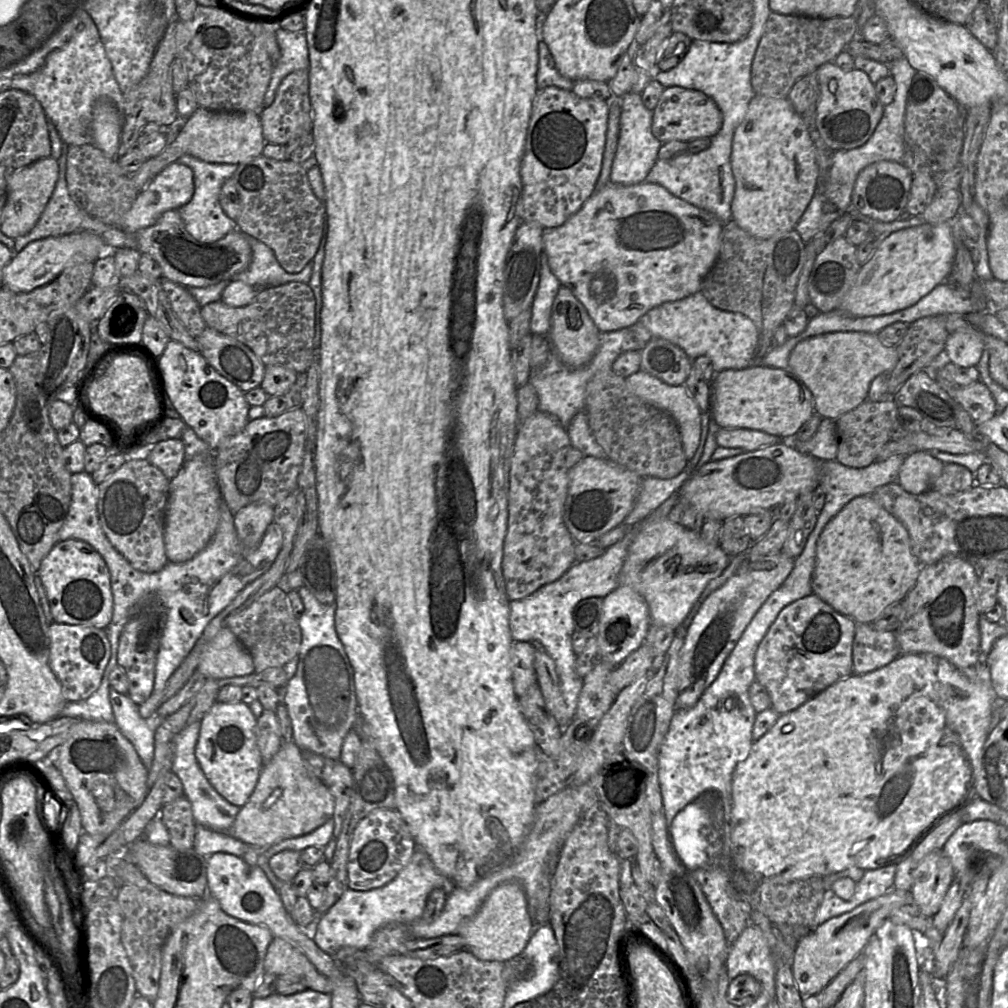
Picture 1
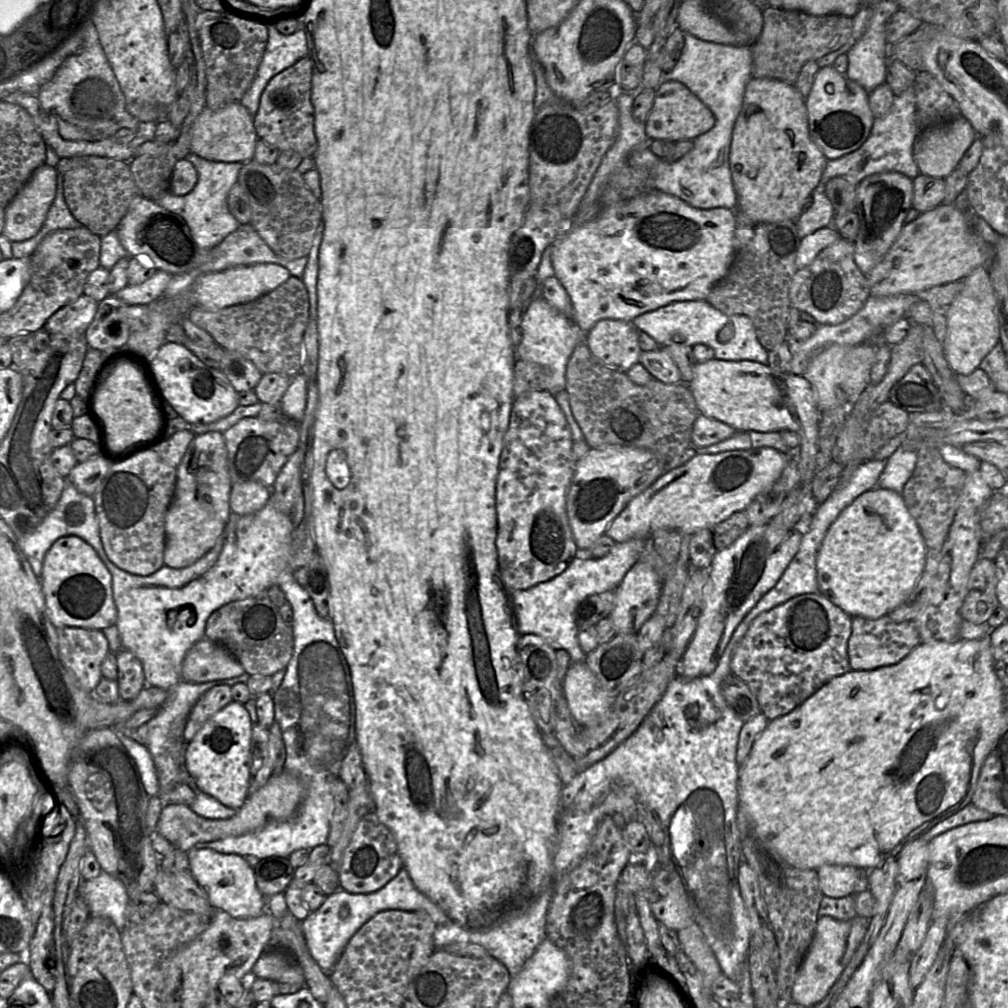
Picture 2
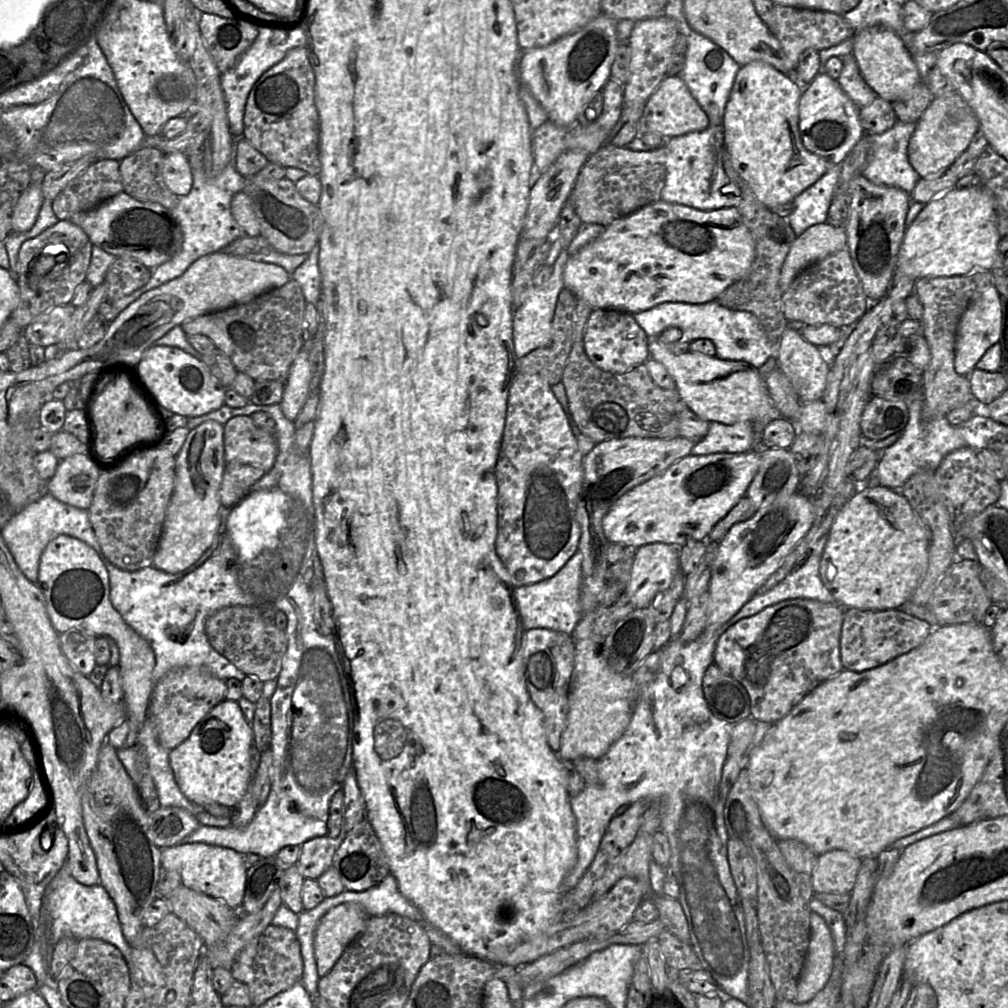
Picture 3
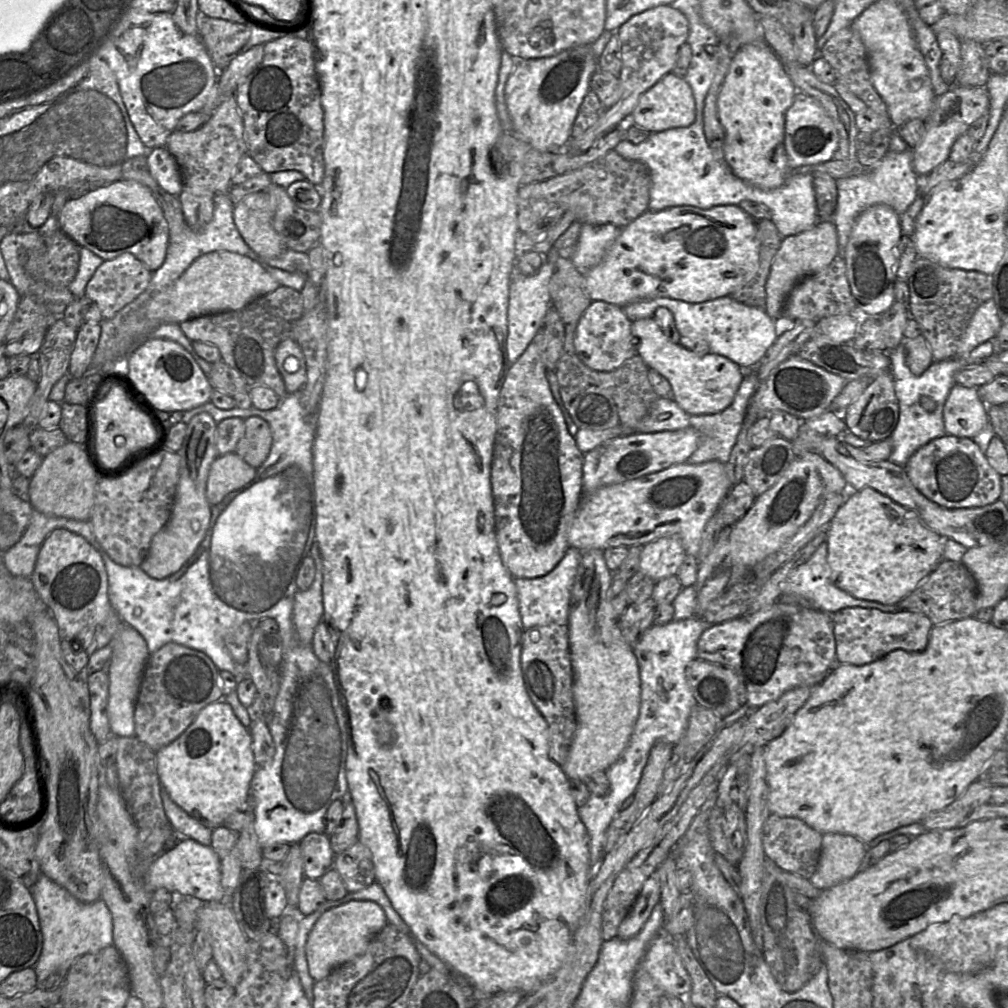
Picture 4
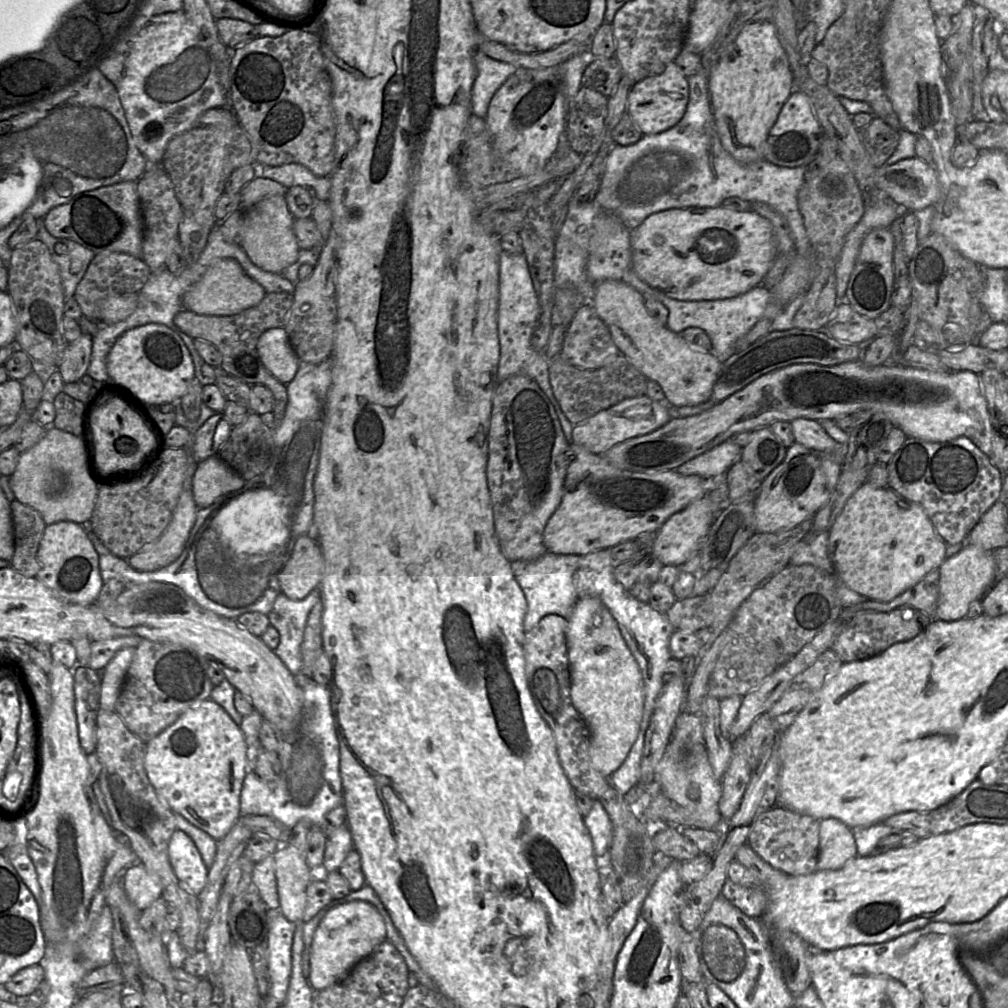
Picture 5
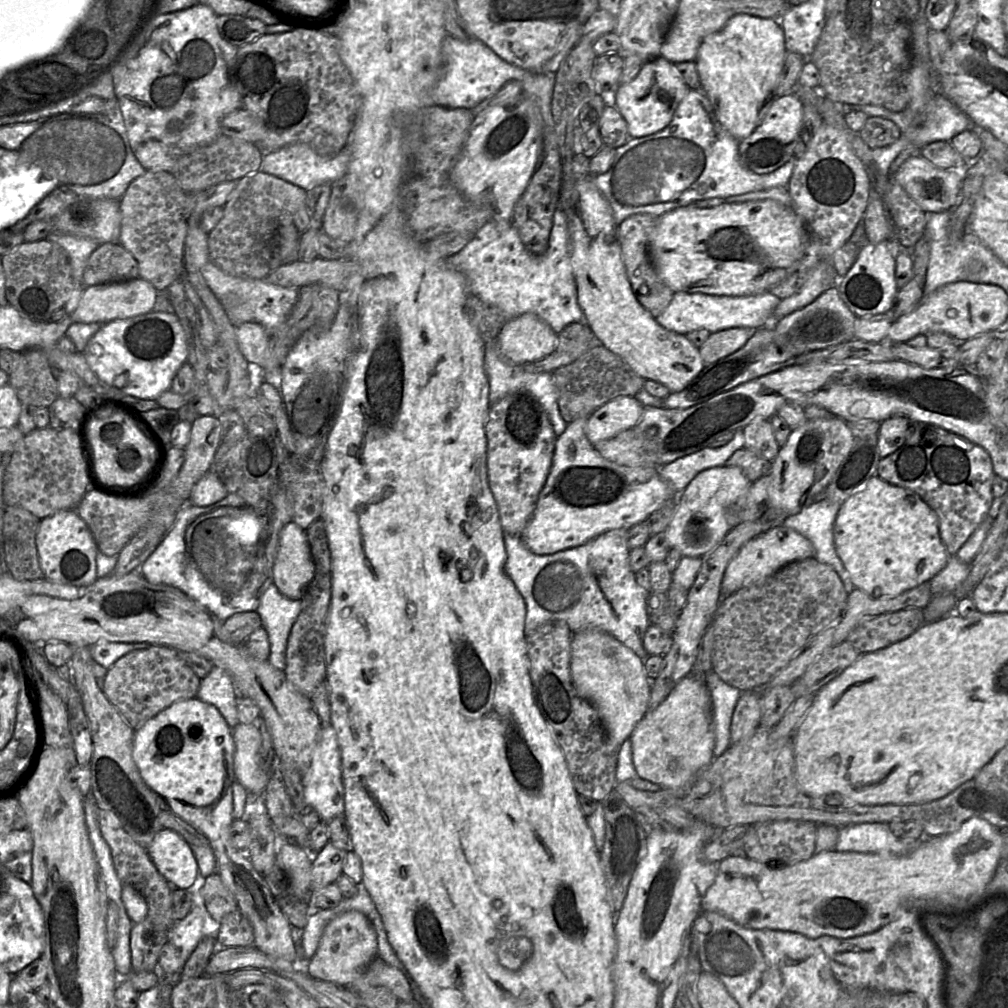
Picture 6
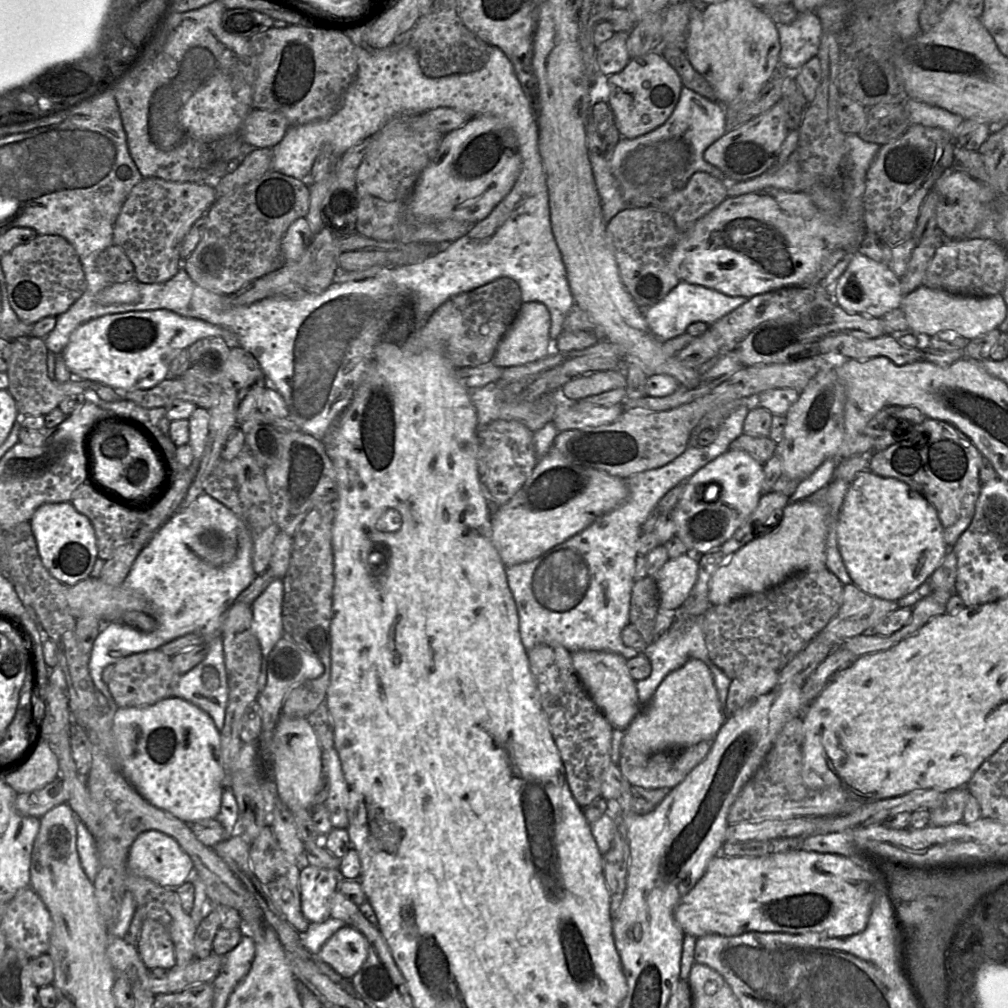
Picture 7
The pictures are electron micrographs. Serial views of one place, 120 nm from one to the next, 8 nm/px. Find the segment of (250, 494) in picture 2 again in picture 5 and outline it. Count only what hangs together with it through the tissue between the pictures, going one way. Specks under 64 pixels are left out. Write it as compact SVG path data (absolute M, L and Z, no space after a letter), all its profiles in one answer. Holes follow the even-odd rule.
M216 455L197 465L191 487L197 507L207 508L231 499L245 484L245 480Z

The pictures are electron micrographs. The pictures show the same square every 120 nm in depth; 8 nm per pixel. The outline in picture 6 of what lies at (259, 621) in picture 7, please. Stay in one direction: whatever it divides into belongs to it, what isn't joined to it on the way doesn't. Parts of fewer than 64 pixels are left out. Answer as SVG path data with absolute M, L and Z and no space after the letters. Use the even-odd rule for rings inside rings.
M272 583L261 596L256 612L262 620L270 641L269 662L277 669L286 668L286 648L288 638L301 611L301 600L284 596Z

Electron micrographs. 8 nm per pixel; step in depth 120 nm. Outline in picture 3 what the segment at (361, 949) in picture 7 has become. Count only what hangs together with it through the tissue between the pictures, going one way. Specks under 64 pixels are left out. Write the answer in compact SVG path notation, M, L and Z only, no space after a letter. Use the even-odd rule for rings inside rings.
M346 902L331 908L314 935L314 953L320 977L326 976L345 949L365 929L369 916L363 905Z

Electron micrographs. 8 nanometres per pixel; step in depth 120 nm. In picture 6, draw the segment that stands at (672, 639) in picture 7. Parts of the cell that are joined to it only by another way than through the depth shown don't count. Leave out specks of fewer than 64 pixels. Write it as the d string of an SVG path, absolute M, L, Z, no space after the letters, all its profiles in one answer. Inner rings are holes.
M714 670L705 673L703 677L712 699L715 733L714 756L718 758L731 745L732 715L742 692L724 682Z

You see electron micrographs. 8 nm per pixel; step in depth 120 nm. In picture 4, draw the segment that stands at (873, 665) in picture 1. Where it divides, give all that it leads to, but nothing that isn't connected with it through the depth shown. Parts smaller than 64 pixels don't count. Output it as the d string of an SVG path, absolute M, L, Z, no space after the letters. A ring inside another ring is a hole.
M851 607L831 614L836 645L836 664L864 665L900 649L919 652L926 648L933 627L922 613L903 609L882 612L874 608Z

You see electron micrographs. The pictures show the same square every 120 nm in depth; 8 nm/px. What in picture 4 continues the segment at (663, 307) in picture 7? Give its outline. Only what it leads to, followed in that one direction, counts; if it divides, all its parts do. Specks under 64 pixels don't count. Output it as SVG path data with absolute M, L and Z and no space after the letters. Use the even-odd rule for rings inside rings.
M731 296L700 303L661 297L661 300L636 301L621 308L633 322L653 317L658 307L671 311L680 336L702 337L709 344L712 354L728 358L743 370L756 367L777 340L775 320L770 318L765 310L740 303Z

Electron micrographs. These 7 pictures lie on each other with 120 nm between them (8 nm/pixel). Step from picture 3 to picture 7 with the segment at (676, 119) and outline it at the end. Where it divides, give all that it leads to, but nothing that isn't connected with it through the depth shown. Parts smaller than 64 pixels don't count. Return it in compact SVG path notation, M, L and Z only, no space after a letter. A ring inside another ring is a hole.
M658 51L631 58L622 71L607 76L606 82L615 127L625 139L637 138L664 124L673 113L683 88L679 74Z

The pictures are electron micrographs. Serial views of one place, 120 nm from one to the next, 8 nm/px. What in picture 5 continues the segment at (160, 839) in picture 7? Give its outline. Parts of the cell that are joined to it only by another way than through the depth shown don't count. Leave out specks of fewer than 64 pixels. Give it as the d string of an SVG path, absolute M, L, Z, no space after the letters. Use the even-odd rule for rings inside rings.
M179 829L173 832L168 845L168 858L176 878L198 896L207 883L209 869L185 832Z

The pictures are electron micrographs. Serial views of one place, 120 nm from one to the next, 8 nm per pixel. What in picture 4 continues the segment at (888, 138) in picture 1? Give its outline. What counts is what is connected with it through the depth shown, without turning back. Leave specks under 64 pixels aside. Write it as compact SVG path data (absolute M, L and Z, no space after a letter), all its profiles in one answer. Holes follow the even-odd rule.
M889 150L875 165L865 166L868 170L861 176L836 180L838 199L834 224L837 230L839 253L843 256L856 217L865 209L885 204L899 216L902 215L918 196L918 174L912 166L913 150L902 152Z

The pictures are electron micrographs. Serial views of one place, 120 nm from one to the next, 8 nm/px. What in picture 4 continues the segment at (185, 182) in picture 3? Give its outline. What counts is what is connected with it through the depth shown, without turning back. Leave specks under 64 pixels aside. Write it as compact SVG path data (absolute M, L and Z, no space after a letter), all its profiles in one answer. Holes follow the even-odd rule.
M167 147L153 148L146 155L150 174L158 185L168 193L179 196L183 180L177 162Z

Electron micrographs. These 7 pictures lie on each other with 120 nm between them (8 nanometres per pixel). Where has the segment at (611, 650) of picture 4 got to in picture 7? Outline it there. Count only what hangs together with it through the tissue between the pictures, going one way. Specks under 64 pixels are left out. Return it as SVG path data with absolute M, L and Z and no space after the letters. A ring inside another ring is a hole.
M580 650L572 653L575 671L596 706L608 723L620 730L626 730L642 709L636 681L627 668L627 659L620 654L605 651Z

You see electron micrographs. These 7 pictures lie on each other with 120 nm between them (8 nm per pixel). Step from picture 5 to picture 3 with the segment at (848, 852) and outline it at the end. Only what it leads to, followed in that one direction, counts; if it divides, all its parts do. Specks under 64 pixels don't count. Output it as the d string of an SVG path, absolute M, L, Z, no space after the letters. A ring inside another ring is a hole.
M830 850L818 856L811 874L814 892L851 893L862 859L844 850Z

